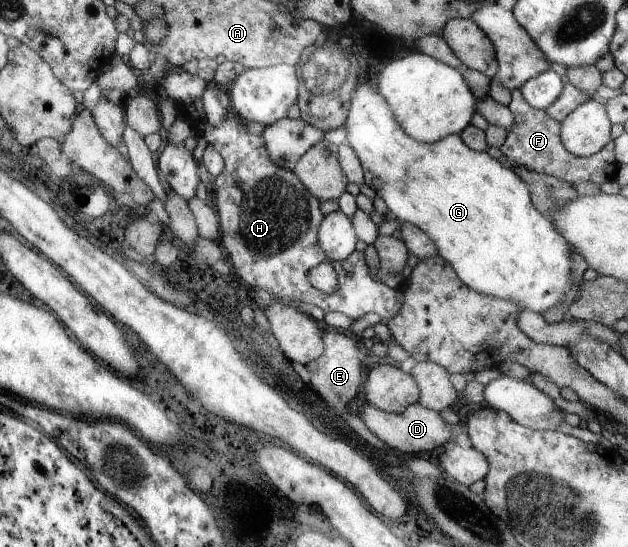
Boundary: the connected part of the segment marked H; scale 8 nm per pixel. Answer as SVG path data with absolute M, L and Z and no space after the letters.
M169 67L163 78L164 90L168 93L168 97L174 100L176 107L179 109L186 104L186 112L179 112L180 118L186 120L190 127L197 127L197 134L204 137L208 141L208 145L211 145L222 156L225 168L222 174L214 180L214 187L212 188L213 206L217 210L221 224L220 244L225 250L227 260L233 267L232 272L236 273L248 286L262 289L289 304L312 304L326 313L337 311L353 320L367 313L375 313L382 320L394 318L406 302L405 294L400 290L398 293L401 294L402 298L396 298L396 292L392 288L372 280L372 276L368 274L368 266L366 266L366 258L364 258L363 252L355 251L343 262L331 262L332 268L338 276L338 290L334 294L324 294L324 292L319 292L310 285L309 271L326 261L325 252L317 239L325 216L320 209L320 200L310 194L293 170L282 167L269 158L265 138L262 135L250 134L247 130L248 124L231 107L227 108L228 112L226 112L224 120L220 124L217 126L209 124L206 112L202 108L202 98L200 98L206 90L206 82L200 76L194 76L184 68Z

